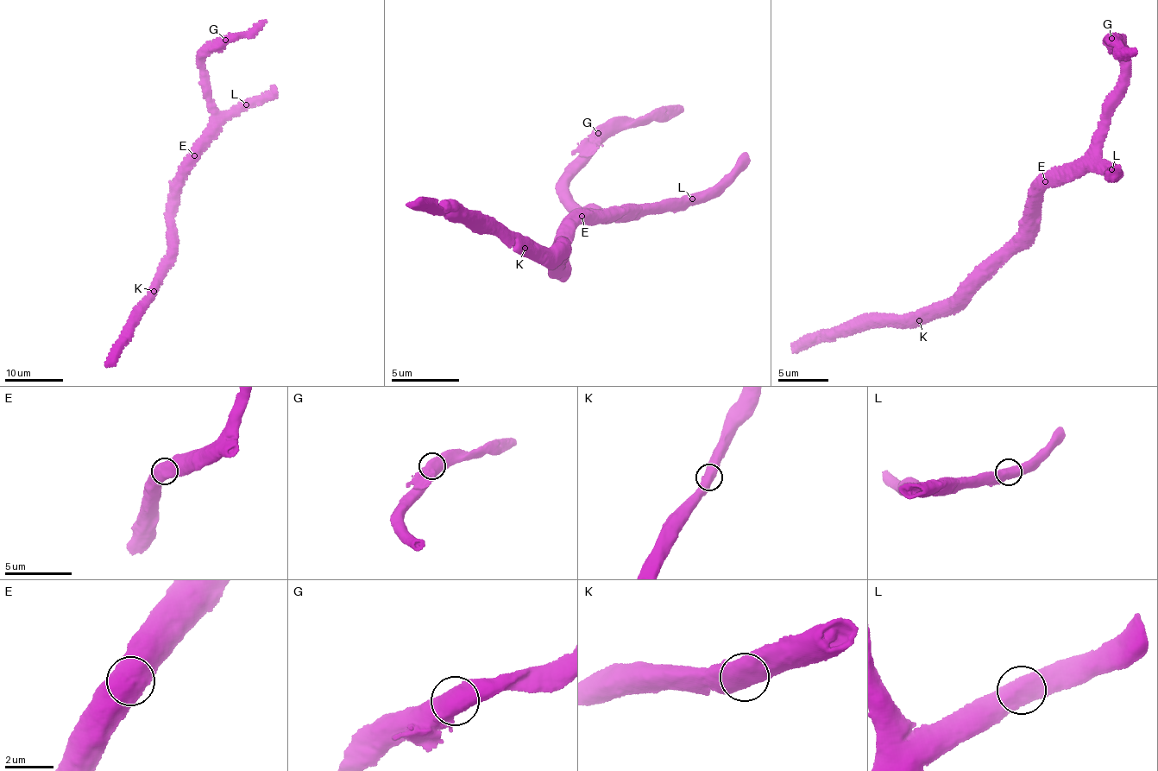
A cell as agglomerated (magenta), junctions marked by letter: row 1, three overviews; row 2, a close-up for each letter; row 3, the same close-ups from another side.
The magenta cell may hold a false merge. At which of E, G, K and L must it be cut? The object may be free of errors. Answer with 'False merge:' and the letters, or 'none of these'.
False merge: none of these

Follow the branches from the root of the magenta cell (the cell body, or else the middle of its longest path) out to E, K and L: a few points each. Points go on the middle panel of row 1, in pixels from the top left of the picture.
E: (571, 243), (569, 239), (573, 235), (571, 231), (576, 222), (583, 218), (582, 215)
K: (571, 243), (567, 250), (571, 268), (563, 264), (564, 267), (566, 258), (528, 246), (525, 248)
L: (571, 243), (571, 231), (588, 217), (607, 218), (629, 206), (650, 211), (693, 197)

